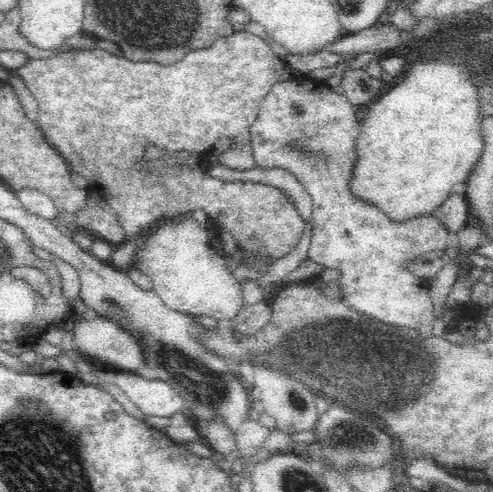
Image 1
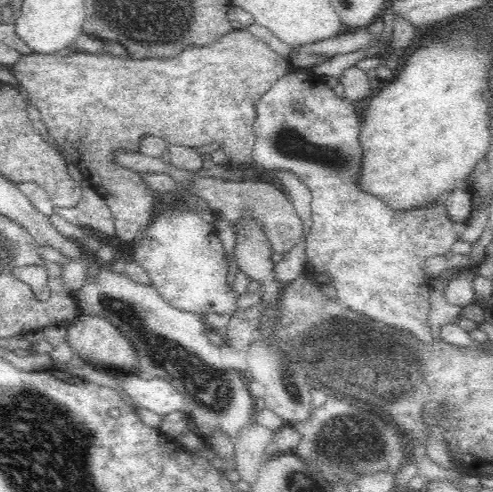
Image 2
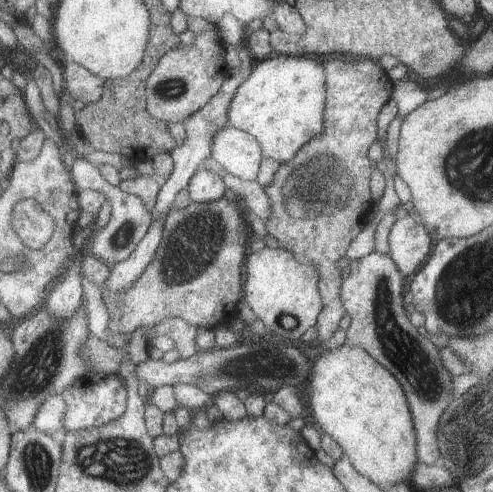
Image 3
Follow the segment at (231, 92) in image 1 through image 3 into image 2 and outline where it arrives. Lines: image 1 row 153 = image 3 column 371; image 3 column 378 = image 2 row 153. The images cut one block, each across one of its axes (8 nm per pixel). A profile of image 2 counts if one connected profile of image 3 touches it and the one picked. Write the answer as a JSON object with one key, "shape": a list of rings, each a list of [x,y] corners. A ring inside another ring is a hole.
{"shape":[[[246,28],[246,30],[234,30],[234,32],[230,32],[230,34],[222,36],[222,38],[218,38],[212,46],[190,46],[190,48],[182,50],[182,54],[178,54],[178,56],[174,56],[174,58],[170,58],[170,60],[160,60],[160,58],[150,58],[150,60],[114,58],[114,56],[110,56],[110,54],[106,54],[106,52],[88,54],[88,52],[82,52],[82,50],[76,50],[76,48],[74,48],[74,54],[72,54],[72,56],[26,54],[26,56],[20,56],[20,62],[10,68],[10,72],[18,78],[20,86],[24,86],[24,88],[28,90],[32,104],[36,104],[36,108],[40,110],[40,118],[42,118],[44,126],[48,128],[50,136],[54,138],[54,142],[58,144],[60,154],[64,154],[64,158],[66,158],[68,164],[74,164],[74,166],[80,170],[80,174],[90,182],[90,186],[100,194],[100,198],[102,198],[102,200],[106,202],[106,206],[110,208],[112,218],[114,218],[114,230],[116,230],[116,238],[118,238],[118,240],[132,242],[132,240],[136,238],[136,234],[138,234],[140,230],[144,230],[144,228],[156,218],[158,212],[164,210],[164,206],[194,208],[192,202],[206,200],[206,202],[208,202],[208,210],[214,212],[214,214],[218,216],[218,220],[224,216],[224,218],[230,222],[232,228],[236,228],[238,220],[246,220],[246,222],[256,220],[256,222],[262,226],[262,232],[264,232],[264,236],[268,238],[268,242],[270,242],[270,246],[272,246],[272,254],[274,254],[274,252],[276,252],[276,254],[288,254],[288,252],[300,242],[300,238],[304,238],[304,222],[302,222],[302,218],[298,216],[298,212],[294,210],[294,208],[296,208],[296,206],[294,206],[294,200],[290,200],[288,194],[284,194],[280,188],[272,188],[272,186],[246,186],[244,182],[226,182],[226,180],[216,180],[216,178],[194,178],[190,184],[180,184],[180,182],[176,182],[176,188],[178,188],[180,194],[184,194],[184,196],[182,196],[182,198],[172,198],[172,192],[170,192],[170,194],[162,194],[162,192],[150,188],[150,186],[142,180],[142,174],[138,174],[138,172],[134,172],[134,170],[128,170],[128,168],[116,164],[114,158],[112,158],[112,154],[114,154],[114,150],[120,150],[120,148],[126,148],[126,150],[130,150],[130,152],[138,152],[140,138],[142,138],[144,134],[154,134],[154,136],[164,138],[166,144],[186,146],[186,148],[194,148],[194,150],[200,148],[200,146],[206,146],[206,144],[214,144],[214,142],[226,144],[226,142],[240,142],[240,140],[242,140],[242,160],[250,160],[250,156],[252,156],[252,152],[254,152],[252,146],[254,146],[254,142],[256,142],[256,138],[254,138],[254,122],[256,122],[256,112],[258,112],[258,110],[256,110],[258,100],[262,98],[262,94],[264,94],[266,90],[270,90],[270,88],[274,86],[274,82],[278,82],[284,74],[288,74],[288,70],[292,70],[292,64],[288,62],[288,58],[284,58],[282,54],[276,54],[276,52],[274,52],[272,48],[268,48],[260,38],[252,36],[252,34],[248,32],[248,28]]]}

